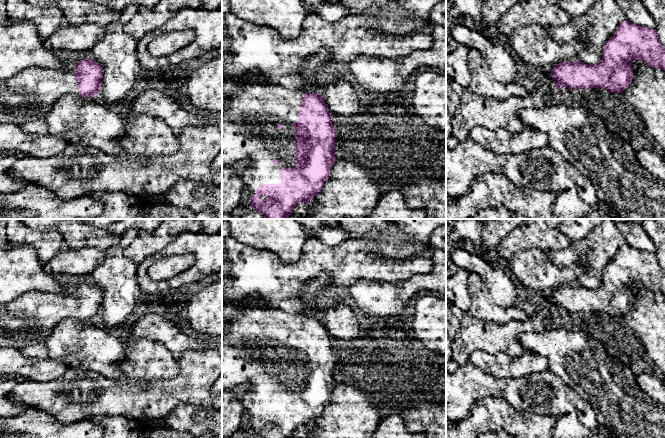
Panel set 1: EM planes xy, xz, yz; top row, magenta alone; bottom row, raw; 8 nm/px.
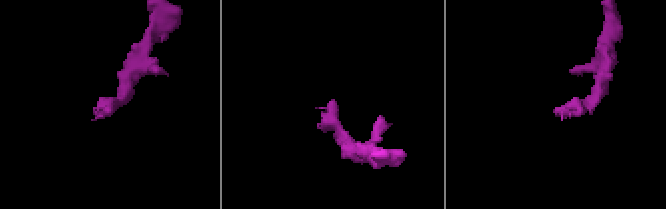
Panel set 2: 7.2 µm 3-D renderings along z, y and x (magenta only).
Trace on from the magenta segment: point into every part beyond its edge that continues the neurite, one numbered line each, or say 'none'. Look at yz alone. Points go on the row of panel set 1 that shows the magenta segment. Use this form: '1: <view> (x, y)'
none

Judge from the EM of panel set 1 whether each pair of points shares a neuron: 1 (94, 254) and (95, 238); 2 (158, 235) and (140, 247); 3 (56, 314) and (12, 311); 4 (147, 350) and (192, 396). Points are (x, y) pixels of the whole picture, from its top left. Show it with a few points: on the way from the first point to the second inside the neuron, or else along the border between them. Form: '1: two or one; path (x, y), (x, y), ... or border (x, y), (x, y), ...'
1: two; border (71, 248), (97, 247), (104, 251)
2: one; path (154, 239), (144, 245)
3: one; path (45, 318), (23, 318)
4: two; border (176, 356), (178, 373), (166, 380), (151, 381)

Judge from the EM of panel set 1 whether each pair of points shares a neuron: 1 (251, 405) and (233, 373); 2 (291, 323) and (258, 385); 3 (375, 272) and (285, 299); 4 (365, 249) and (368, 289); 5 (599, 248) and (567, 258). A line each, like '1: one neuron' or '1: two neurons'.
1: one neuron
2: one neuron
3: one neuron
4: two neurons
5: one neuron

